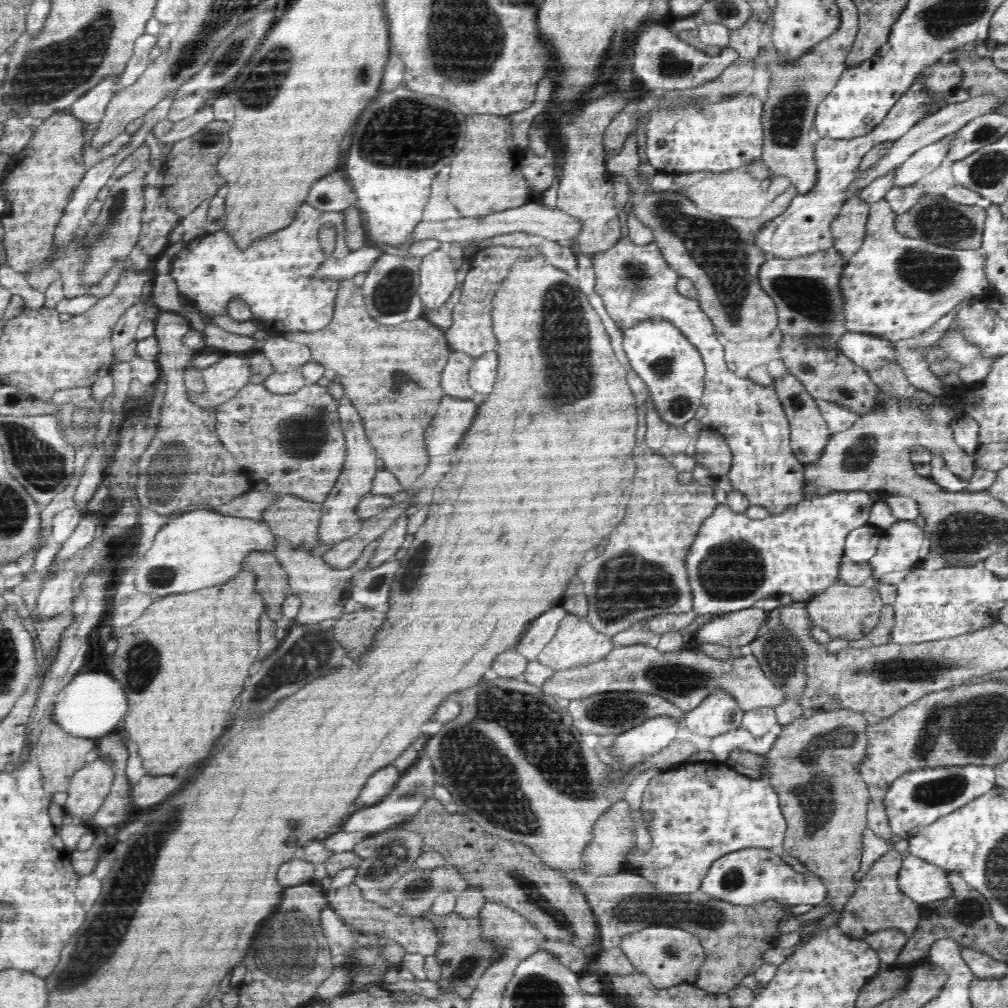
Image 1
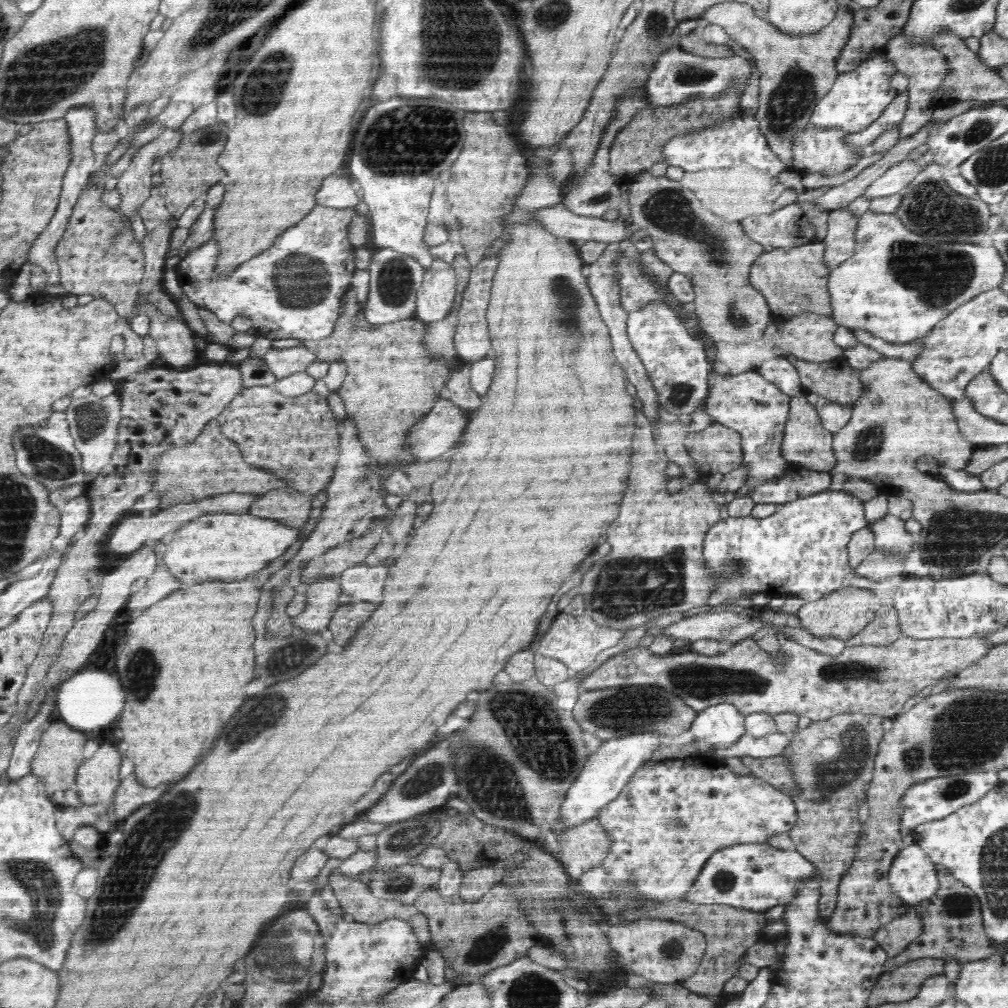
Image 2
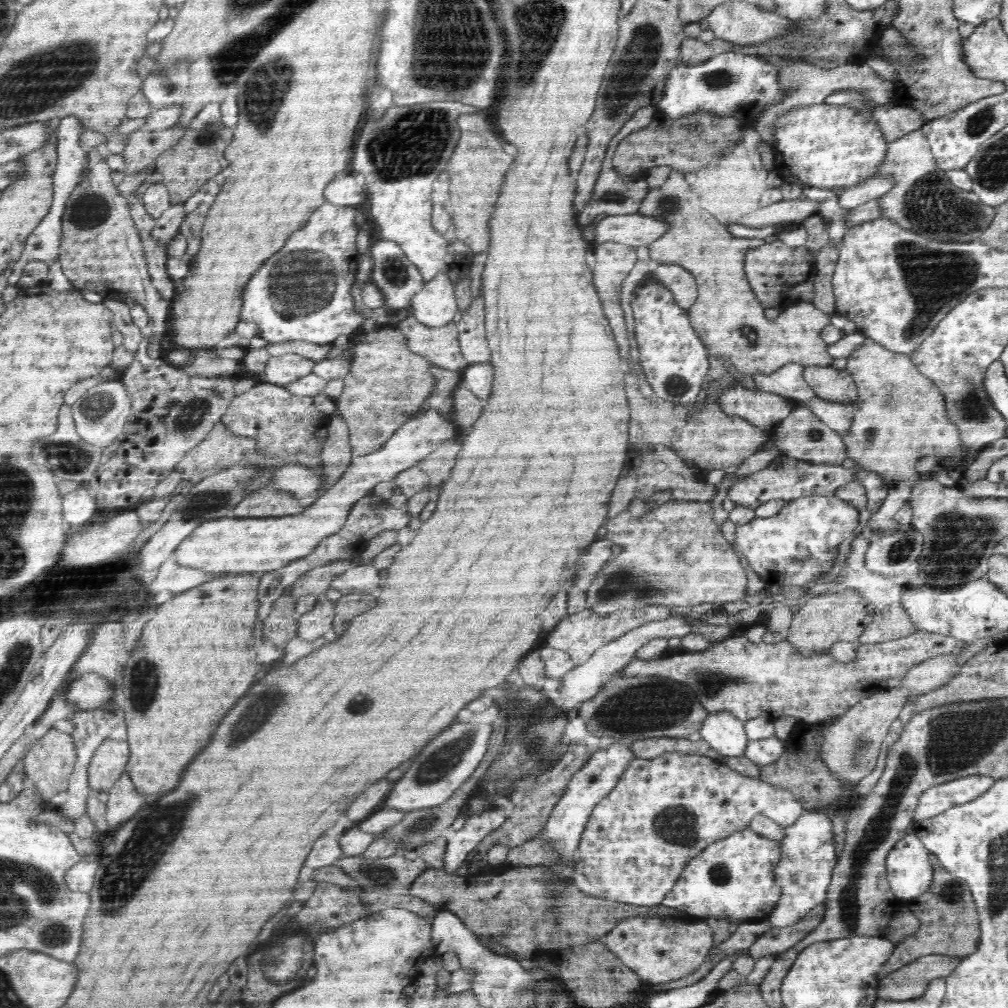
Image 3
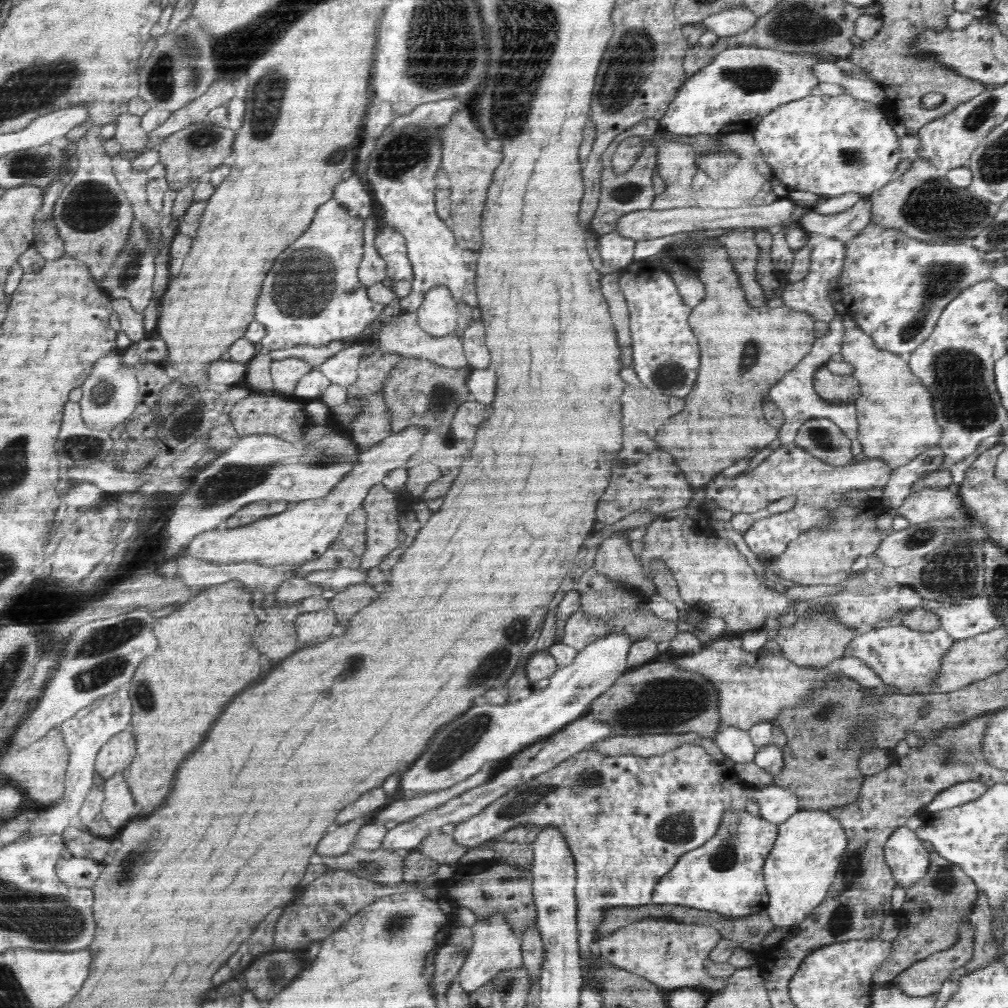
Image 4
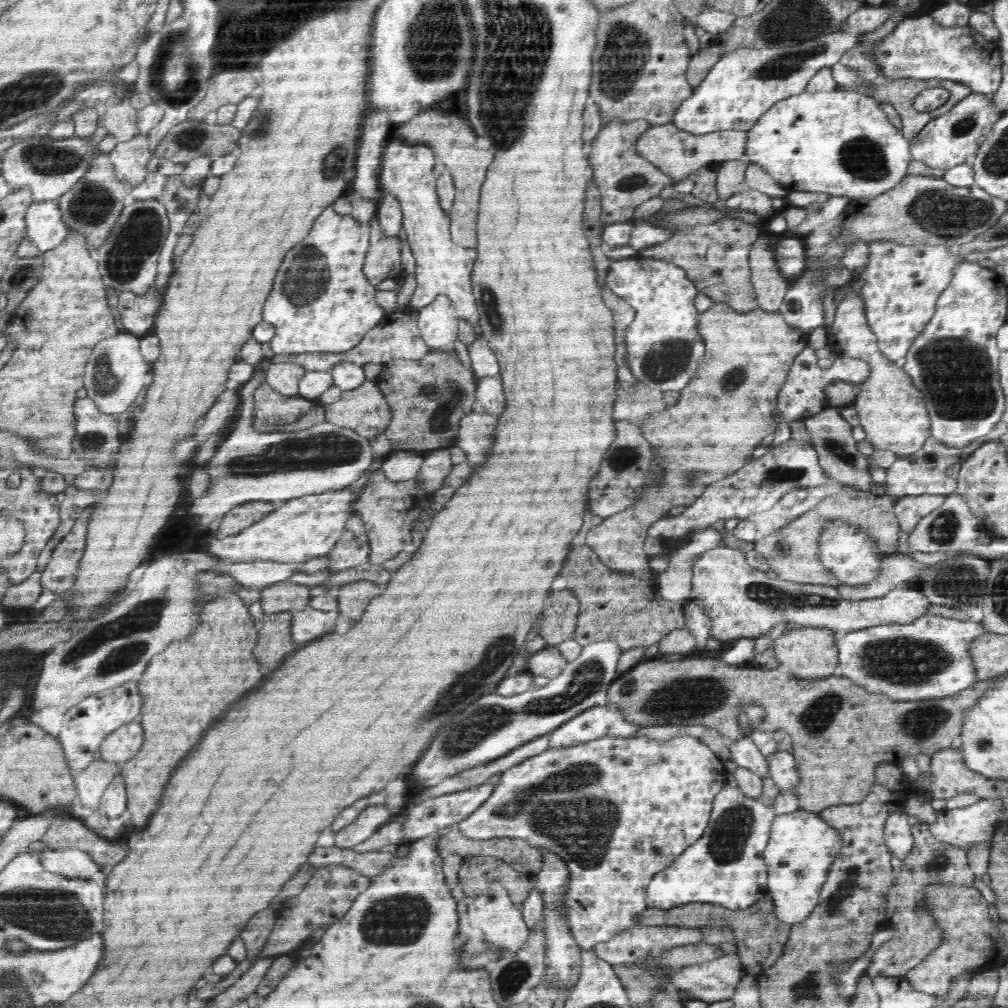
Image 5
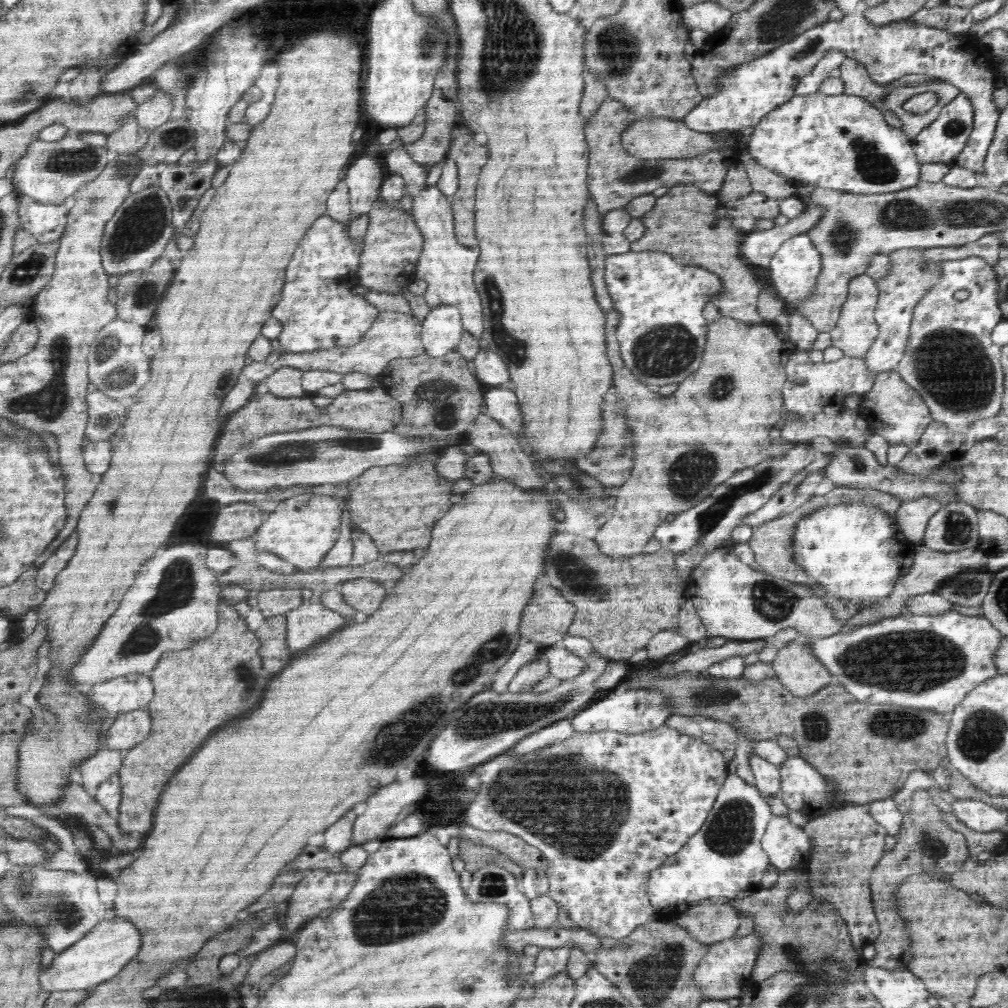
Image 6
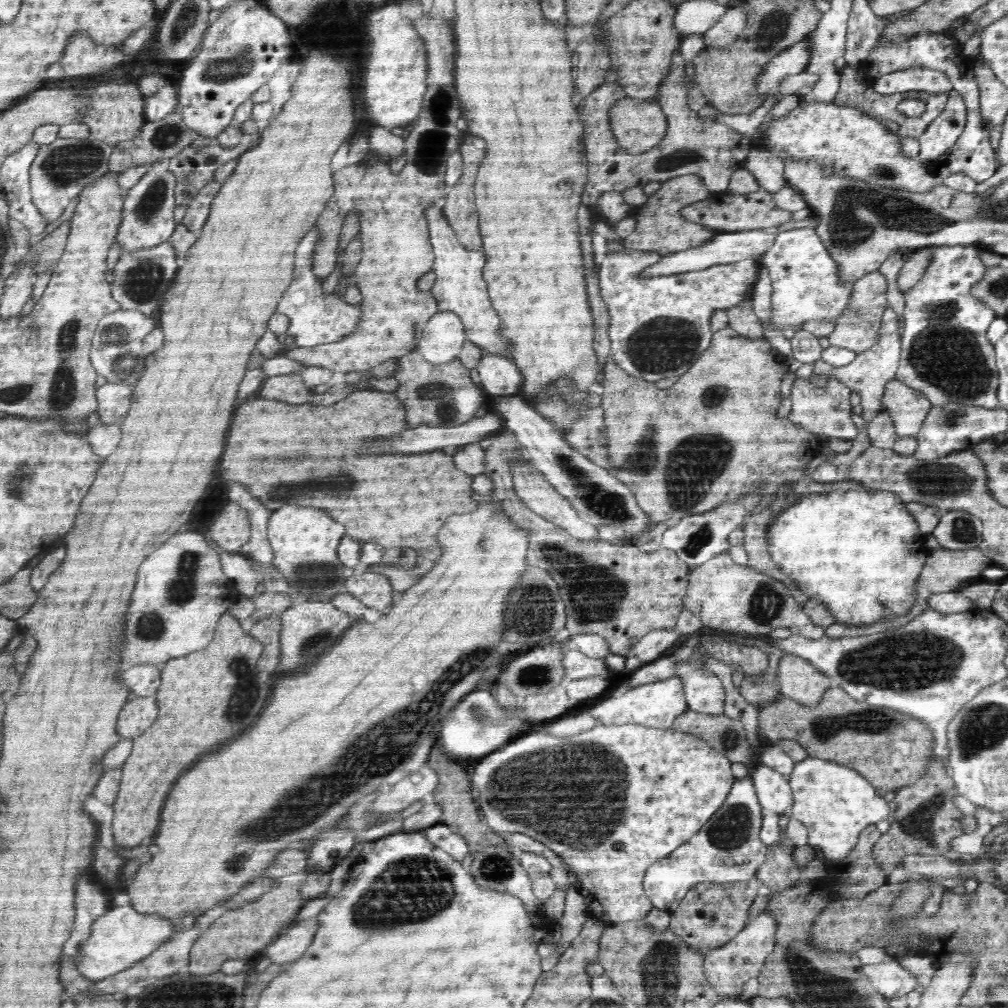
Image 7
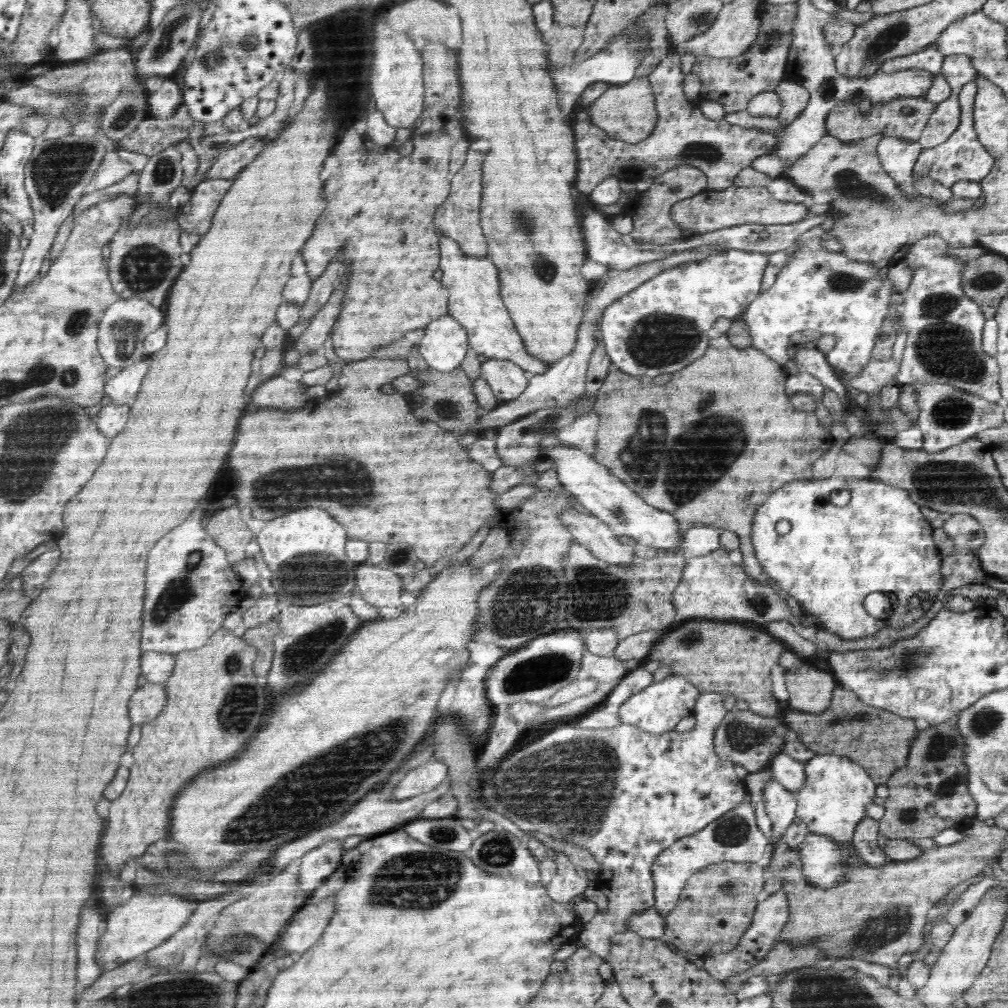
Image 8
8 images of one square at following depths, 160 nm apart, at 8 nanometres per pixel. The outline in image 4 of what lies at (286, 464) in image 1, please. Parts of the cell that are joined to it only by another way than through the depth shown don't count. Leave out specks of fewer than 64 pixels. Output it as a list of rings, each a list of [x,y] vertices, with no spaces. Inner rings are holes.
[[[250,392],[247,397],[234,404],[227,422],[234,425],[239,436],[272,434],[286,442],[300,442],[308,432],[308,428],[315,425],[305,410],[305,402],[283,394]]]

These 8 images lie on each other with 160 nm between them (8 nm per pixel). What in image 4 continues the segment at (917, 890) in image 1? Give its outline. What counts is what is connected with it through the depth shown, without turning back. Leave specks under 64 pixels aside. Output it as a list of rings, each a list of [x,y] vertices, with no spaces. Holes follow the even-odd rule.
[[[906,826],[896,830],[884,844],[885,861],[896,884],[906,891],[926,876],[930,857],[914,830]]]

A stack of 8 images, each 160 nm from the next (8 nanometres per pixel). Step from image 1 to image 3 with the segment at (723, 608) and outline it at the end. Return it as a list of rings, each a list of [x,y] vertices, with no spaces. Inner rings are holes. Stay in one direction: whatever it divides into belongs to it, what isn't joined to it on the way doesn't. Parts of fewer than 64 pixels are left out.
[[[836,495],[803,496],[787,501],[776,516],[755,516],[750,522],[737,525],[731,545],[735,554],[744,556],[748,568],[756,572],[765,584],[812,588],[818,578],[834,566],[838,545],[850,538],[858,528],[858,512],[858,509]],[[801,545],[809,552],[810,556],[806,560],[797,560]]]

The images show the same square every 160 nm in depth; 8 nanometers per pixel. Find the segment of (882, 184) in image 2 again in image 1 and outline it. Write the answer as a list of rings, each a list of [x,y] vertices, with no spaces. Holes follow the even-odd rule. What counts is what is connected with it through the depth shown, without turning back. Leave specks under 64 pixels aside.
[[[954,134],[941,138],[910,155],[904,164],[898,167],[894,176],[894,187],[910,186],[920,178],[934,172],[944,162]]]

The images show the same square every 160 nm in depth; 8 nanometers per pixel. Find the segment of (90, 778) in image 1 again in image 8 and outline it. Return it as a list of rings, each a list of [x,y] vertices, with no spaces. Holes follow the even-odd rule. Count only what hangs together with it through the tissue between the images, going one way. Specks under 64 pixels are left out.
[[[146,684],[134,692],[128,714],[132,724],[146,724],[154,720],[166,704],[166,690],[162,684]]]

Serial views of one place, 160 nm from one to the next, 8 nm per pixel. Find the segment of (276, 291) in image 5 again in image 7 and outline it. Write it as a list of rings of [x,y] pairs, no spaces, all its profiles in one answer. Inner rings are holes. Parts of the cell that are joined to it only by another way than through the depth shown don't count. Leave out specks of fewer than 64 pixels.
[[[310,230],[298,244],[296,250],[296,270],[294,270],[294,280],[286,294],[280,300],[280,306],[276,312],[286,316],[290,320],[289,327],[285,332],[287,336],[292,336],[296,347],[314,348],[320,344],[331,344],[338,340],[343,340],[348,334],[352,334],[362,320],[363,313],[360,306],[352,306],[344,300],[341,294],[324,294],[322,290],[322,279],[318,279],[312,271],[314,264],[314,254],[316,254],[316,242],[320,240],[318,230]]]

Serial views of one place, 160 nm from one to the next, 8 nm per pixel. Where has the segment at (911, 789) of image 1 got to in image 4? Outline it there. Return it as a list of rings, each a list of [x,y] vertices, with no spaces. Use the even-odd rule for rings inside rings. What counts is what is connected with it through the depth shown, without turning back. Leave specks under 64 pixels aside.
[[[962,782],[960,784],[954,784],[950,788],[946,788],[944,792],[940,792],[934,800],[927,804],[925,810],[928,813],[934,813],[969,803],[983,796],[988,788],[982,782]]]

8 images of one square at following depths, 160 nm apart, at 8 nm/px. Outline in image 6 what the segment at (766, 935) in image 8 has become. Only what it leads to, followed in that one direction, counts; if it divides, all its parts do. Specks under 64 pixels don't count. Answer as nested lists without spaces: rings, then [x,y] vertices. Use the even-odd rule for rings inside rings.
[[[757,932],[745,937],[732,937],[709,945],[706,956],[700,960],[693,972],[694,984],[702,989],[704,998],[727,1000],[742,997],[742,986],[751,977],[754,963],[762,948],[763,942]]]

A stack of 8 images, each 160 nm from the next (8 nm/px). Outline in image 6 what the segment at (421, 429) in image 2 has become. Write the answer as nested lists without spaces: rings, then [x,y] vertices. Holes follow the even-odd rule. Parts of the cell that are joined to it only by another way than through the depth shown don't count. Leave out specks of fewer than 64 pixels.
[[[294,496],[276,506],[276,510],[265,518],[252,534],[257,552],[272,552],[282,560],[294,565],[298,570],[309,571],[322,569],[322,560],[326,552],[340,538],[340,518],[342,518],[342,500],[330,496]]]

